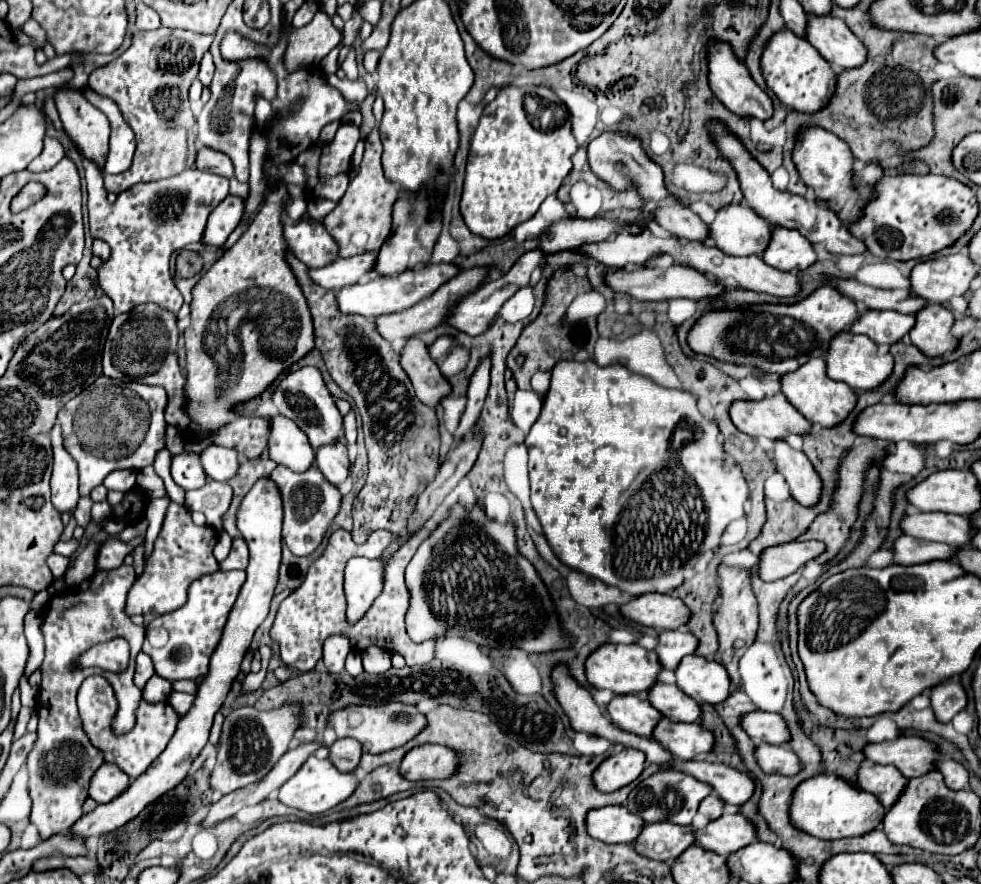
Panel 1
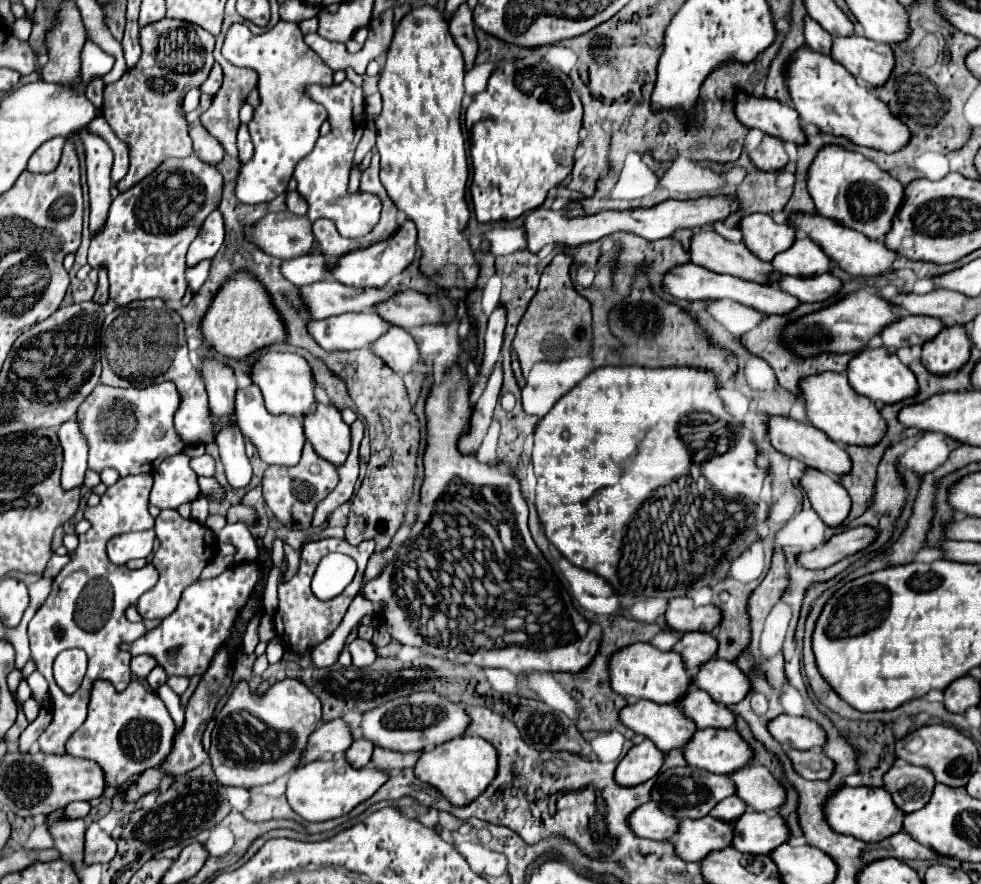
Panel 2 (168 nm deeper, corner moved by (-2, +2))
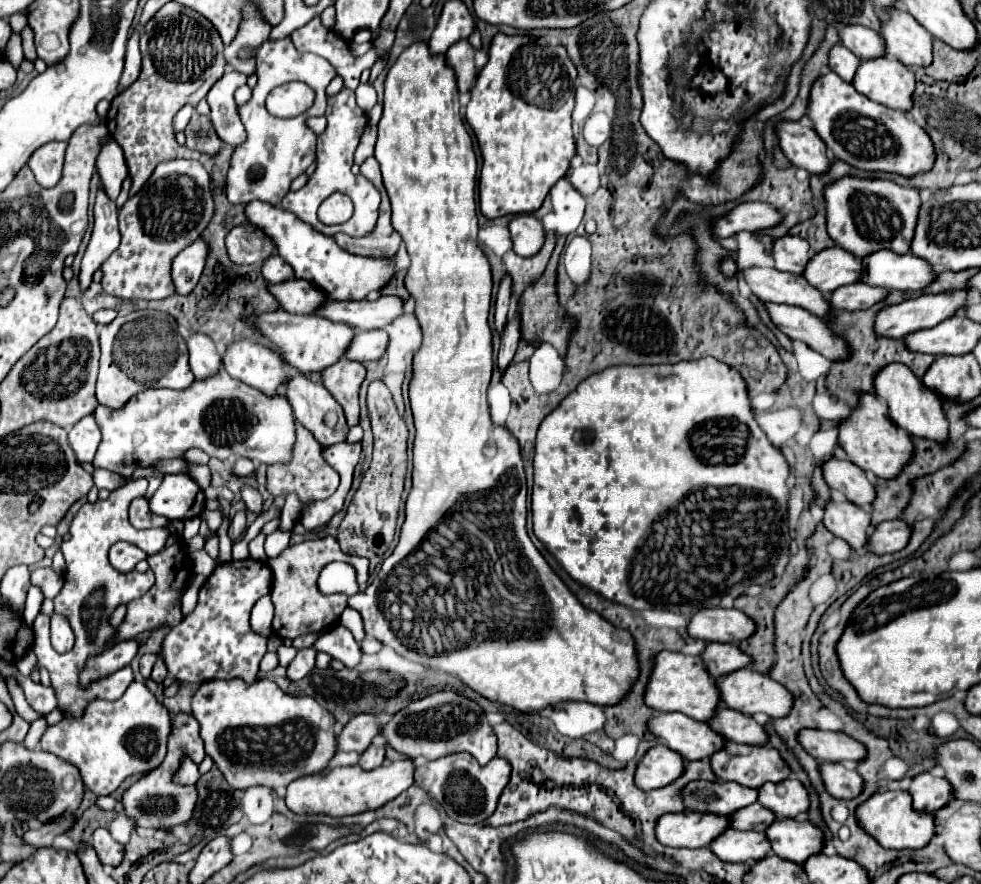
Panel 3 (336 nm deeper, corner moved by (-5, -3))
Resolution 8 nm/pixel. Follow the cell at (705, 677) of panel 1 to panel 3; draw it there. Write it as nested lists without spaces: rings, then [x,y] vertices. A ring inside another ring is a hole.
[[[741,668],[741,670],[735,670],[727,676],[723,676],[721,680],[717,680],[717,690],[719,690],[719,698],[721,702],[727,706],[727,708],[733,708],[733,710],[739,710],[743,714],[767,714],[767,716],[785,716],[789,714],[791,706],[793,706],[793,696],[787,692],[785,686],[781,686],[779,682],[771,680],[769,676],[765,674],[759,674],[759,672],[753,672],[749,668]]]

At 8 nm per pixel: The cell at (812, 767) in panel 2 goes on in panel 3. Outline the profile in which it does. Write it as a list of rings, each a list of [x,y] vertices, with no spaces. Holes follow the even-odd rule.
[[[823,762],[823,764],[819,764],[819,774],[825,784],[825,790],[833,798],[853,798],[863,788],[861,776],[855,770],[845,768],[843,764]]]

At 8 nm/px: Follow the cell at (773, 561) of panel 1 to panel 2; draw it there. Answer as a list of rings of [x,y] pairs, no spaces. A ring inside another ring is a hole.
[[[860,525],[860,527],[850,529],[850,531],[842,531],[842,533],[834,535],[830,539],[830,543],[822,549],[800,553],[798,561],[806,569],[826,569],[826,567],[842,561],[844,557],[866,549],[868,545],[872,545],[876,541],[876,537],[878,537],[876,529]]]

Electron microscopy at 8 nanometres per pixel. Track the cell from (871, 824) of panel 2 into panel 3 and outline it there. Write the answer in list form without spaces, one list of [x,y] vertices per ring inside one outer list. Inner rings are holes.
[[[905,790],[875,792],[869,800],[857,806],[855,816],[859,826],[885,848],[923,848],[933,836],[933,818],[925,812],[915,812],[911,806],[911,796]]]

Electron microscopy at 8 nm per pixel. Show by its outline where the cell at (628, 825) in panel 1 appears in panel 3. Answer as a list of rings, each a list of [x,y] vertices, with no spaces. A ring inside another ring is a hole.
[[[669,812],[659,816],[655,836],[669,848],[701,848],[727,830],[727,816]]]

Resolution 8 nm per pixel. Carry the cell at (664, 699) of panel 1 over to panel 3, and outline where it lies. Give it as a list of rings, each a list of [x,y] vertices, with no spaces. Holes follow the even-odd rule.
[[[723,704],[717,706],[713,718],[709,720],[711,730],[715,730],[719,736],[723,734],[725,740],[739,742],[739,744],[765,744],[767,734],[761,724],[757,724],[751,716],[745,716],[737,710],[731,710]]]

